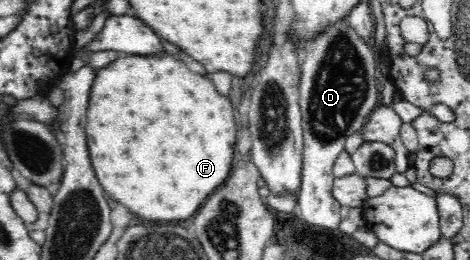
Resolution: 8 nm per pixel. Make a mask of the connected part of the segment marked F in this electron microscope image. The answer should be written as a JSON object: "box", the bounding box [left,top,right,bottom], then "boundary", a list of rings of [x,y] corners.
{"box":[87,55,237,220],"boundary":[[[120,55],[95,70],[87,112],[89,152],[97,166],[97,178],[104,192],[119,200],[131,212],[154,220],[187,220],[191,218],[231,174],[237,120],[231,102],[215,92],[209,78],[189,70],[189,66],[171,56]]]}

